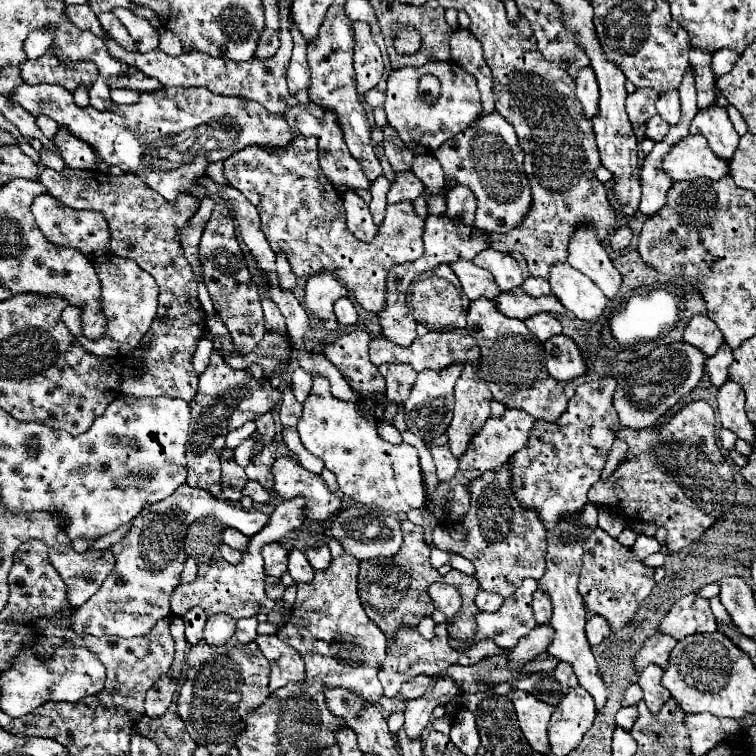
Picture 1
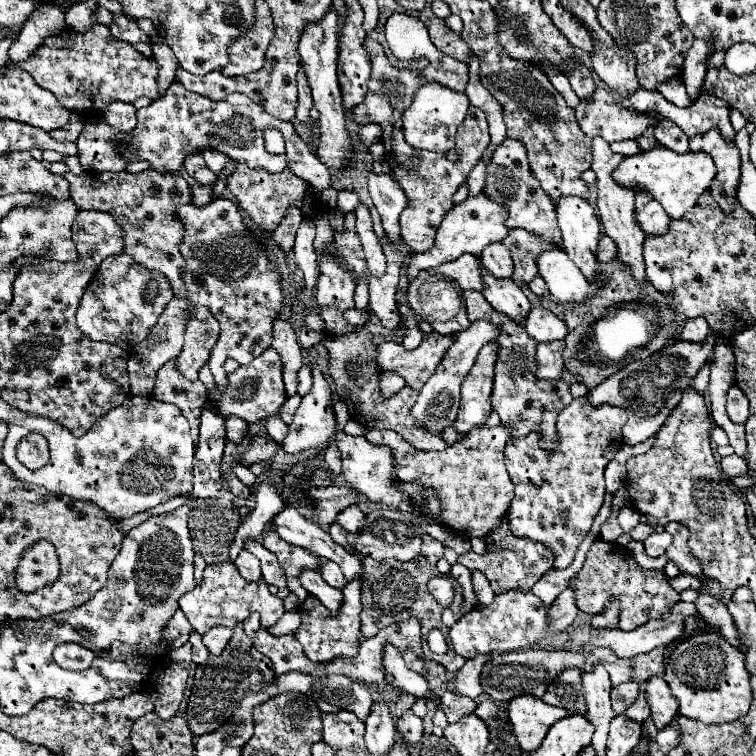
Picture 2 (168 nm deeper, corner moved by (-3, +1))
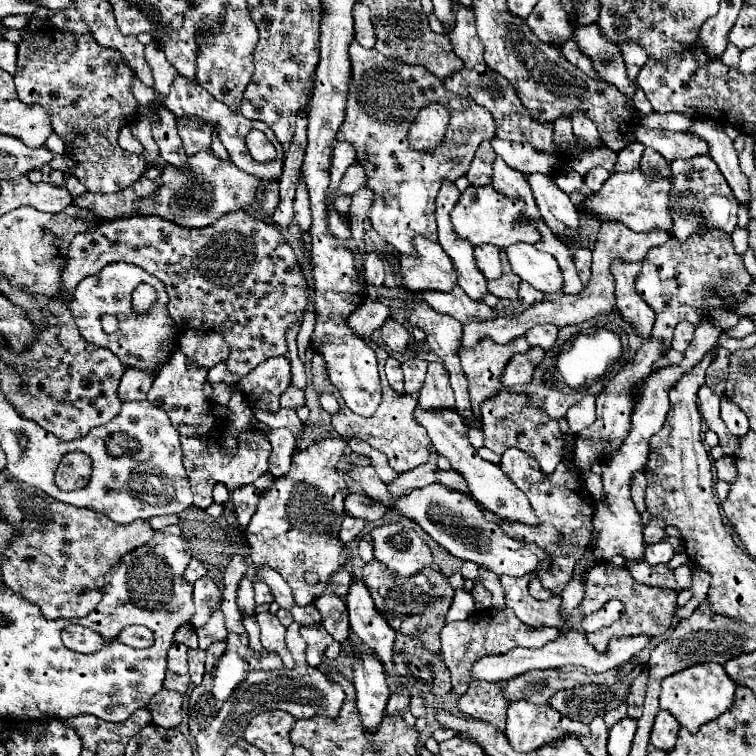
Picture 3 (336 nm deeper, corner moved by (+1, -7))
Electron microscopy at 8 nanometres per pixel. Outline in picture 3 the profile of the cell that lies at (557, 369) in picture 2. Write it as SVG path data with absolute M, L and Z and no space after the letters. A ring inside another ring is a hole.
M531 348L527 354L513 354L509 364L505 366L505 372L499 378L499 382L505 388L531 382L533 370L541 360L543 360L543 348Z

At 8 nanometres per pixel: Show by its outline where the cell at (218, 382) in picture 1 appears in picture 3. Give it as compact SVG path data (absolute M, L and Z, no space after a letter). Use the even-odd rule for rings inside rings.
M283 356L265 360L239 382L239 386L249 398L251 408L273 412L279 408L279 398L289 388L289 384L291 384L289 360Z

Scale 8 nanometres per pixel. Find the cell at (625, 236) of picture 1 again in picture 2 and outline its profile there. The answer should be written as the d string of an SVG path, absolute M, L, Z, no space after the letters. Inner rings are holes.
M603 234L601 240L599 240L597 256L599 256L599 262L609 262L609 260L617 258L617 244L615 244L615 240L611 240L607 234Z

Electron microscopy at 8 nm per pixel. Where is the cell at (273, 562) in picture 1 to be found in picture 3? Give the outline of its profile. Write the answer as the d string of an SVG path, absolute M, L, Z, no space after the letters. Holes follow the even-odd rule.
M327 438L327 440L321 440L321 442L313 444L311 448L303 450L303 452L295 452L295 456L291 458L291 470L287 474L283 474L281 478L277 478L275 484L259 496L257 510L255 510L255 514L251 518L251 524L247 528L247 542L249 542L249 548L251 548L249 556L251 556L253 566L255 568L269 566L275 572L279 572L285 578L285 582L291 586L295 602L299 606L307 606L315 598L319 598L325 592L329 578L335 572L339 572L341 566L347 564L347 550L343 548L341 540L337 538L341 522L345 518L345 504L343 502L349 494L345 478L337 472L337 464L339 464L341 456L345 454L345 446L347 446L345 440ZM307 570L315 570L319 574L321 582L317 586L305 584L303 574Z

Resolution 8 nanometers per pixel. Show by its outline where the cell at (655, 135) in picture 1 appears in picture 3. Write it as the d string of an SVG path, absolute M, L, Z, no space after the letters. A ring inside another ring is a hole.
M639 142L629 144L623 152L617 154L617 162L615 162L613 172L631 172L631 170L637 170L641 154L643 154L643 148L645 146L639 144Z

